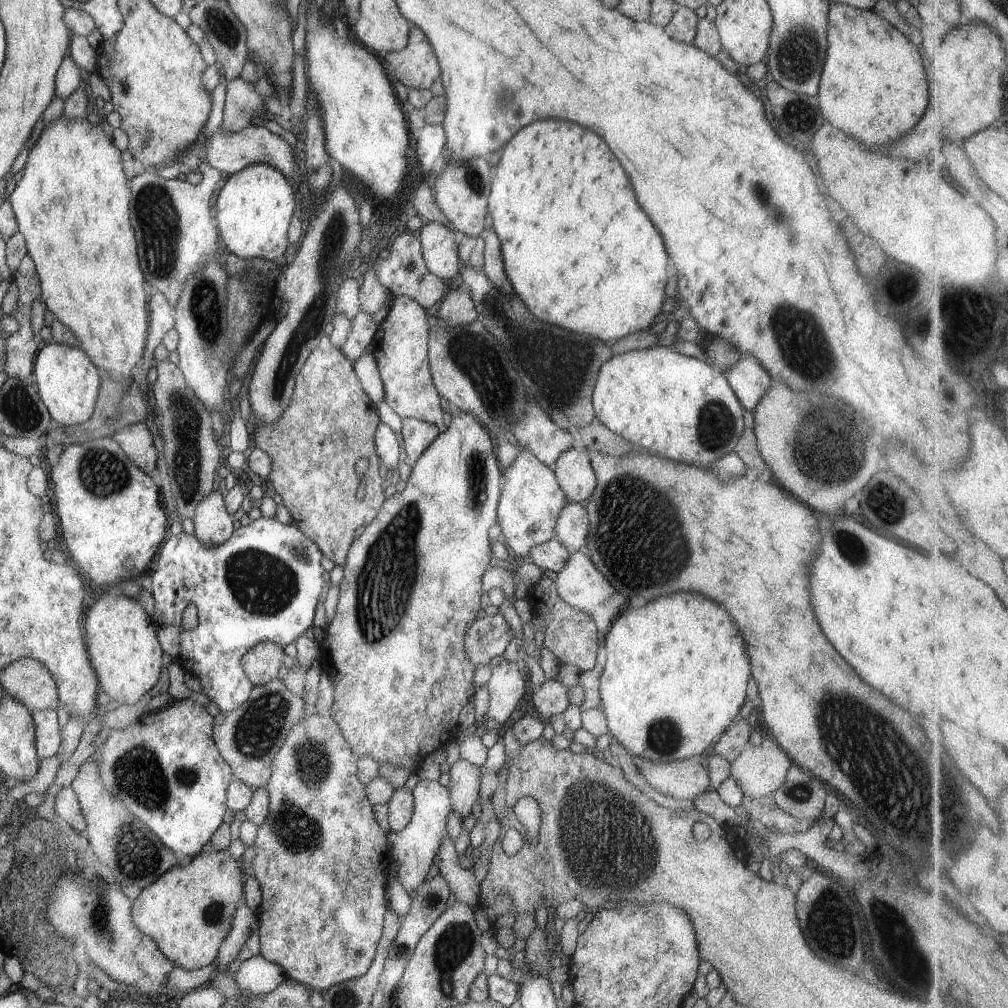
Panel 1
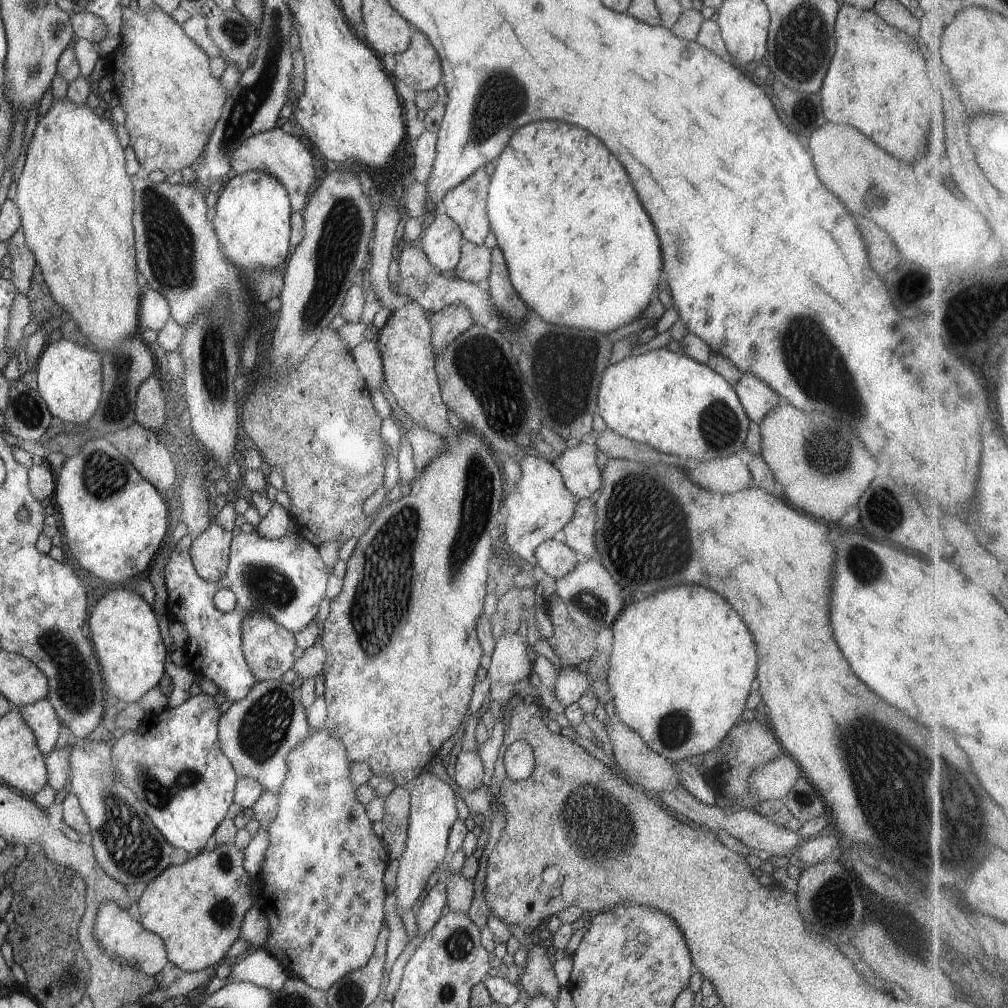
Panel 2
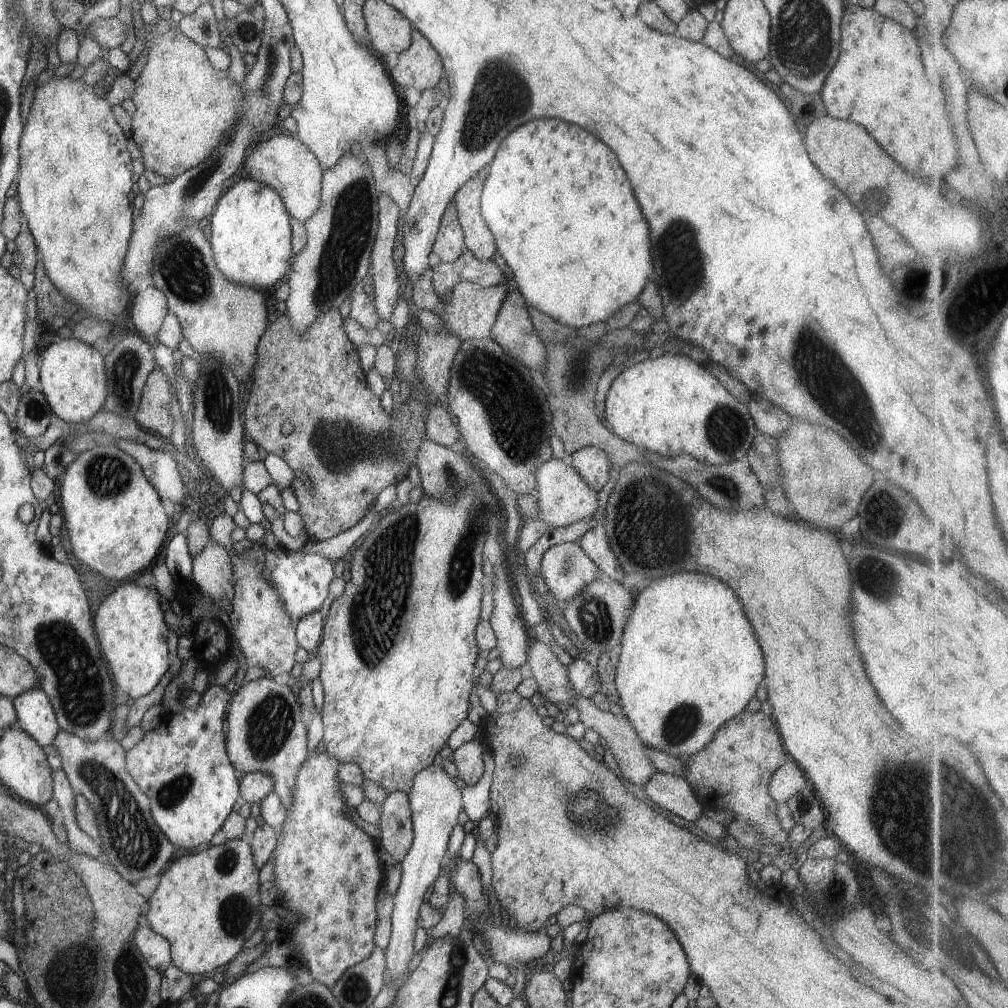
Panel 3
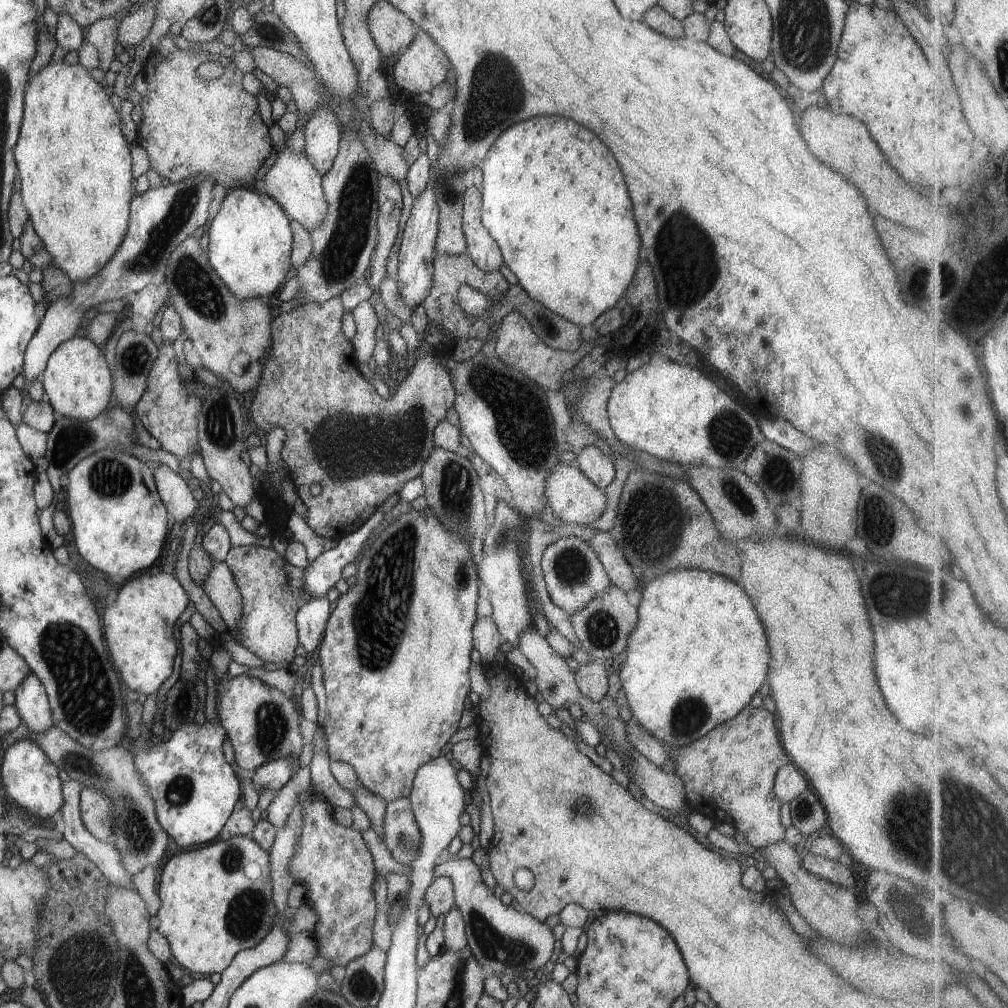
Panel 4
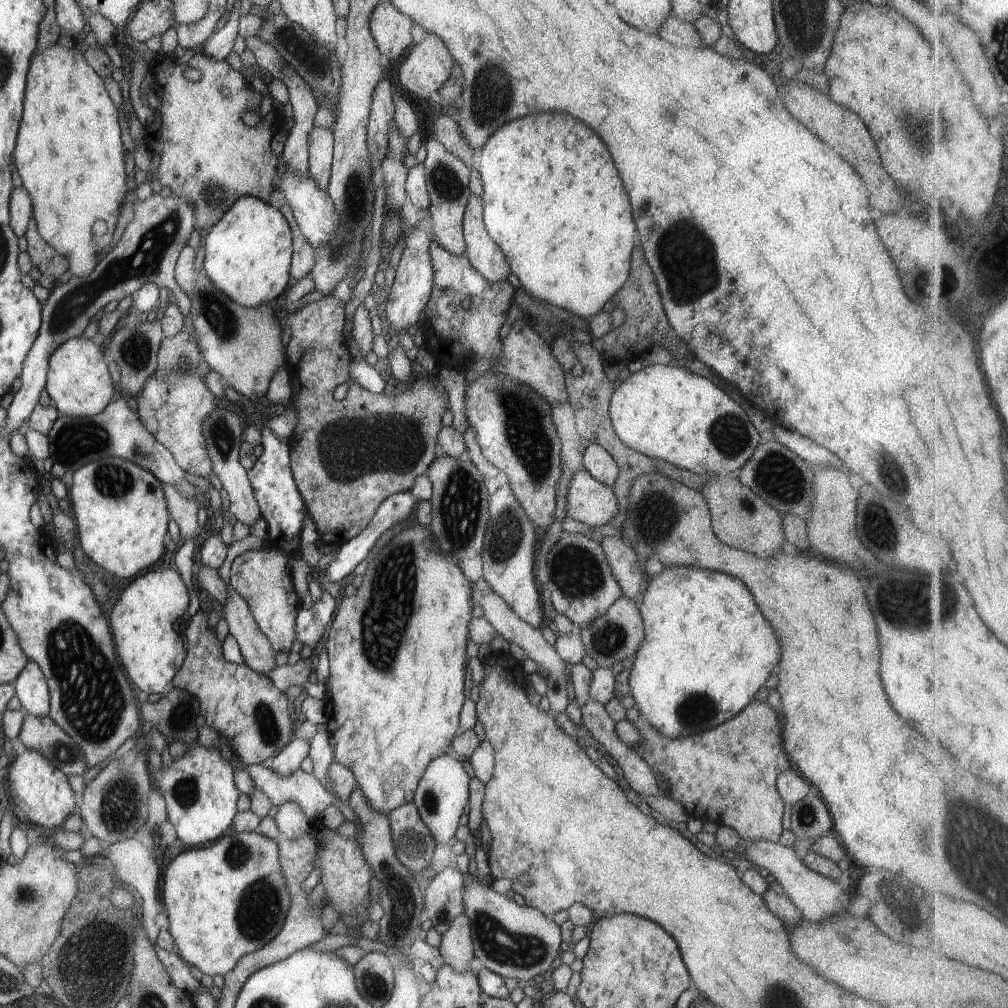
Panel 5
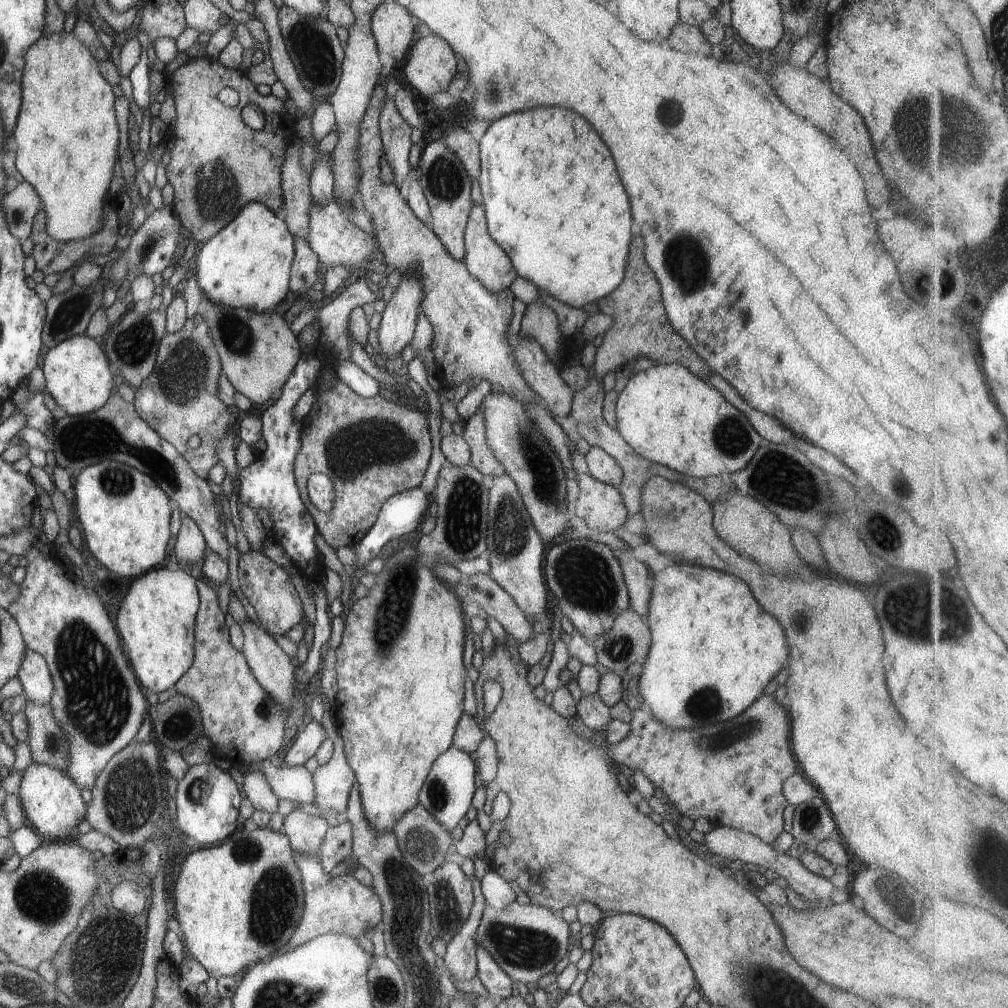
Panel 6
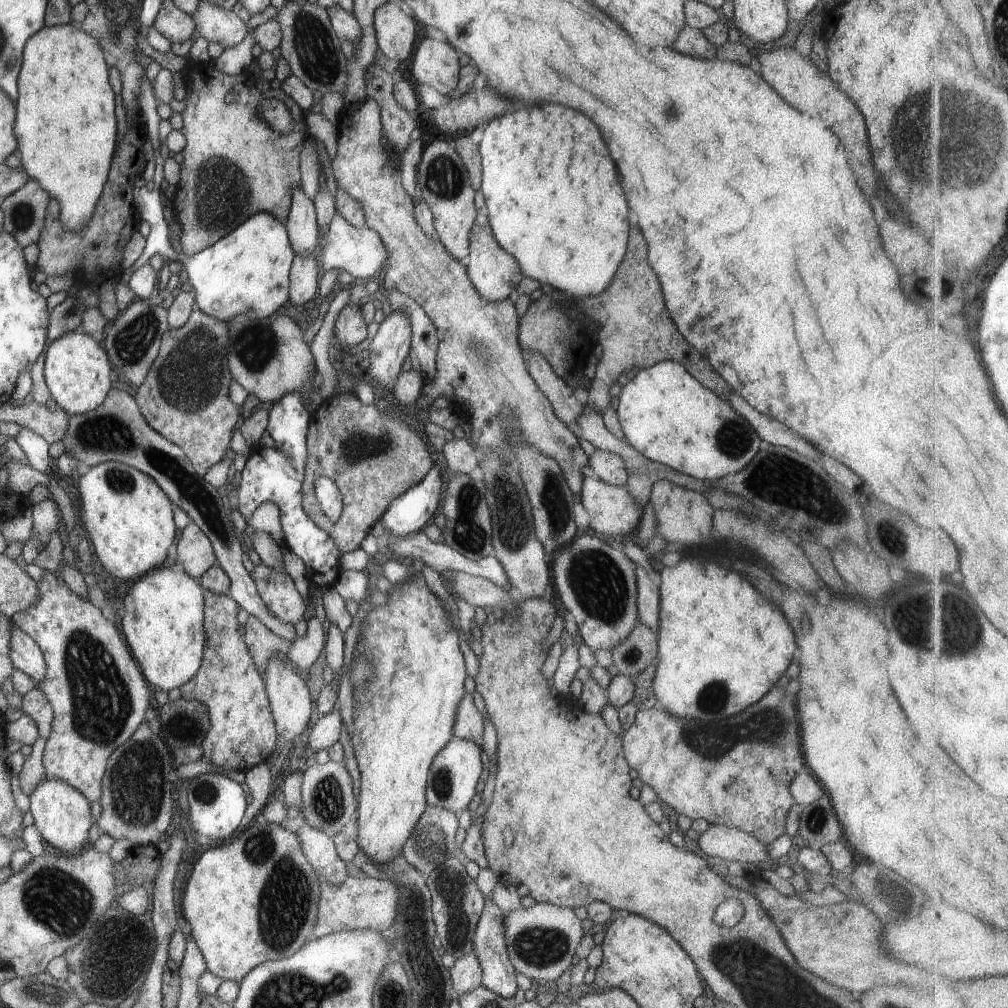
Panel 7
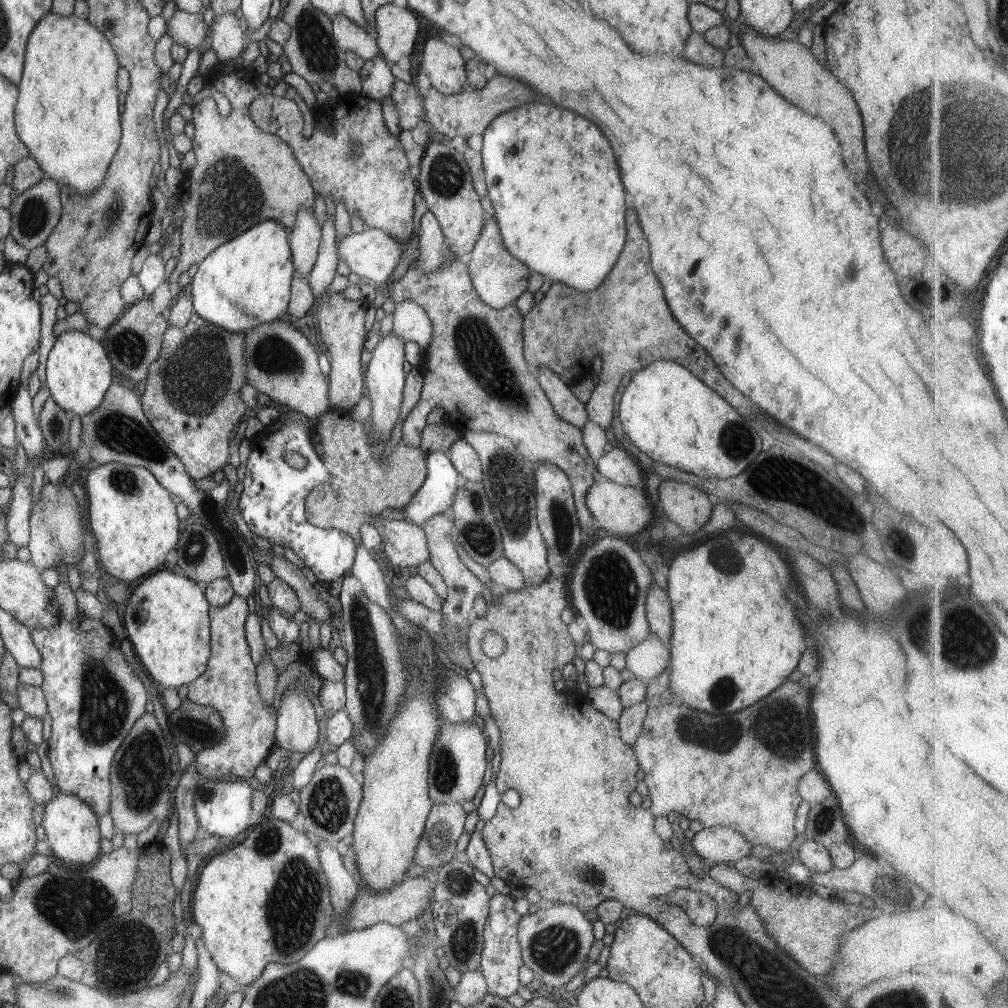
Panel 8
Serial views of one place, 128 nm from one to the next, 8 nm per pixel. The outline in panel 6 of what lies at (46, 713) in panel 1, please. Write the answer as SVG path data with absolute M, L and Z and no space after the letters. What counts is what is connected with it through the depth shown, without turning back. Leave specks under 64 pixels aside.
M26 647L16 676L21 682L21 688L23 688L26 699L33 700L35 704L45 704L45 702L50 701L51 675L47 664L45 664L45 659L40 653Z

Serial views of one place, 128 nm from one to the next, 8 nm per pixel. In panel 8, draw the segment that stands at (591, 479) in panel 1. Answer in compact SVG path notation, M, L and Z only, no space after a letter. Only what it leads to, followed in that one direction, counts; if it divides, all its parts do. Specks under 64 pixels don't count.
M618 448L606 451L595 465L596 470L608 481L621 486L643 487L643 470L636 459L628 452Z

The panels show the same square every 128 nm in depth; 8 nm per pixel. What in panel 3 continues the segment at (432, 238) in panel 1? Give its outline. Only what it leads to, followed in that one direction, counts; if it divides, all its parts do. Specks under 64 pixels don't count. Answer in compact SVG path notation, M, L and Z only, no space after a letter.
M449 201L441 215L438 231L431 246L433 262L453 262L465 249L463 237L457 210L453 202Z

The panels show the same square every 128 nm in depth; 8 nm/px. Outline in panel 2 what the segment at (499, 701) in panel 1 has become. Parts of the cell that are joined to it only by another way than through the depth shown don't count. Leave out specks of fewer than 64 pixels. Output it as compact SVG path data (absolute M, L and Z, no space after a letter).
M507 632L497 642L494 642L486 674L490 682L515 684L530 675L530 664L531 660L519 636L515 632Z

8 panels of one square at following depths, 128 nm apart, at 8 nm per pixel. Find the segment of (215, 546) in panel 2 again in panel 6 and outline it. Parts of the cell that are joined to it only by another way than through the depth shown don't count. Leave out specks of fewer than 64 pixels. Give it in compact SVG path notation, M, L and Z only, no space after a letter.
M245 620L240 624L241 634L243 634L243 644L241 654L243 654L249 670L253 673L259 686L283 708L283 712L288 714L292 708L293 692L293 670L294 664L291 659L275 643L273 638L265 633L263 628L257 626L250 620Z

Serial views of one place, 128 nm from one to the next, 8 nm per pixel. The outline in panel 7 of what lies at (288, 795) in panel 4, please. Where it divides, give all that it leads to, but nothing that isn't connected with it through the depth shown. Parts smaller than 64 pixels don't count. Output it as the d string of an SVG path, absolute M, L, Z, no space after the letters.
M305 821L295 832L301 844L301 852L316 874L325 878L329 884L339 886L345 878L345 863L337 856L332 837L325 836L321 830L311 828Z

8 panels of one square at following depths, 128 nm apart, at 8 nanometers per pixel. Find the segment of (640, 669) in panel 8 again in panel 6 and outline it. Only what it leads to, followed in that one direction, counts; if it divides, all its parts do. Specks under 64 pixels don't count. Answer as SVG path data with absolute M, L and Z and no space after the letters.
M631 609L615 616L611 628L593 640L596 660L609 671L622 673L637 659L644 659L649 652L650 632L648 623Z

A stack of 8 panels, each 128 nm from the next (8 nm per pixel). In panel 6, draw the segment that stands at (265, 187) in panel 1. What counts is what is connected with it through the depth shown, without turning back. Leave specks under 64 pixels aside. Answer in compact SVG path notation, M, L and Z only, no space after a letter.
M247 202L235 218L214 234L197 254L191 255L191 268L202 296L213 304L264 313L285 298L294 240L287 225L258 202Z

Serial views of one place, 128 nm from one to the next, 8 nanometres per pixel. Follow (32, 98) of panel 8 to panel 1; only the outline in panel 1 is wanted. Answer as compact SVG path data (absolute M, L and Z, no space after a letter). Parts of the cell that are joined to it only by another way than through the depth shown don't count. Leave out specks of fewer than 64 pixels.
M63 114L53 119L43 126L38 139L28 152L24 163L23 175L16 182L15 187L7 200L12 208L18 232L23 235L27 254L33 259L38 279L40 280L40 299L45 304L46 309L53 313L55 319L59 320L63 326L69 330L79 340L79 347L87 354L93 366L100 374L105 374L115 382L125 383L131 380L131 368L139 362L145 346L147 330L147 302L148 285L143 278L139 261L137 258L136 240L129 218L130 190L128 179L123 172L120 150L113 146L112 138L107 127L102 123L91 124L87 118L65 118Z

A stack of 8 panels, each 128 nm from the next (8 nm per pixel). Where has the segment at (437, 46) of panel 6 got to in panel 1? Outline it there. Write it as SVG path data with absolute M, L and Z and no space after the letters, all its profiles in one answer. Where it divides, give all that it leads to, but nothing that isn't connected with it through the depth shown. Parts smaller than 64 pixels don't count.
M413 24L410 25L407 44L401 50L386 52L383 58L384 62L388 64L391 78L399 80L408 89L428 89L433 83L433 80L437 76L440 76L440 70L433 48L431 48L423 32Z

